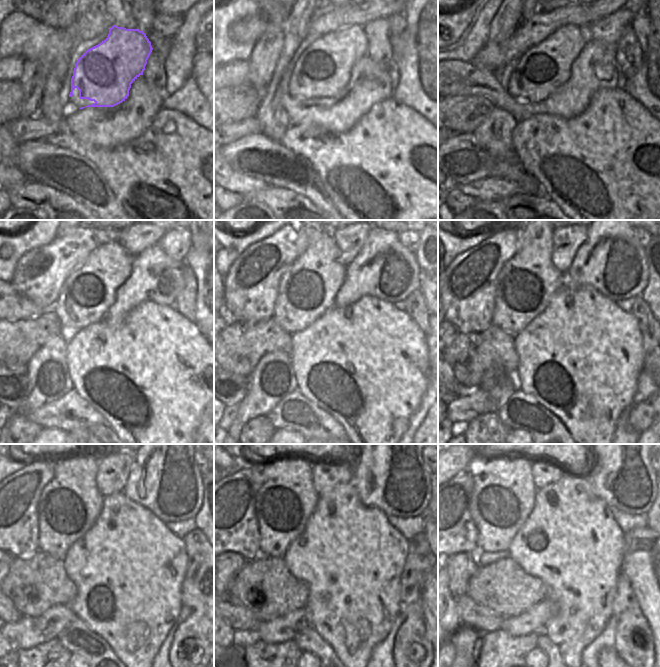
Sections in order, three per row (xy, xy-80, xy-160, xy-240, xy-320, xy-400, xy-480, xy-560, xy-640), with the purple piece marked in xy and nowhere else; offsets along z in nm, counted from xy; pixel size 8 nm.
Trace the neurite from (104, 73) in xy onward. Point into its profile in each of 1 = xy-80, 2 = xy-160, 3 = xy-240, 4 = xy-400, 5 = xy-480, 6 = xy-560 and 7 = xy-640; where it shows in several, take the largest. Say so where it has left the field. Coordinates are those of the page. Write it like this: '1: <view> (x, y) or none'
1: xy-80 (323, 70)
2: xy-160 (543, 68)
3: xy-240 (87, 294)
4: xy-400 (525, 285)
5: xy-480 (69, 505)
6: xy-560 (287, 498)
7: xy-640 (503, 497)

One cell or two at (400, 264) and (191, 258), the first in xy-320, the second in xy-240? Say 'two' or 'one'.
two

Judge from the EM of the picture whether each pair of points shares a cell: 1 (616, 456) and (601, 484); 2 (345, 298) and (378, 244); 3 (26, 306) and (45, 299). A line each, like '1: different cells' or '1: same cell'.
1: same cell
2: same cell
3: different cells

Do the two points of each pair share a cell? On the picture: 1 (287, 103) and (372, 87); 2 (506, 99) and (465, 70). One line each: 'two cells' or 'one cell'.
1: one cell
2: one cell

